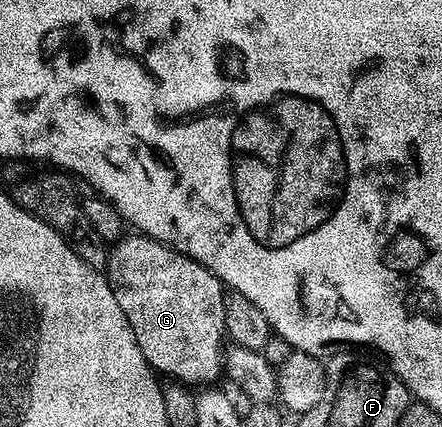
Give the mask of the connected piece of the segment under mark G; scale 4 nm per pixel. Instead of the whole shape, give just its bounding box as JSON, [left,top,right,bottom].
[105,233,225,385]

